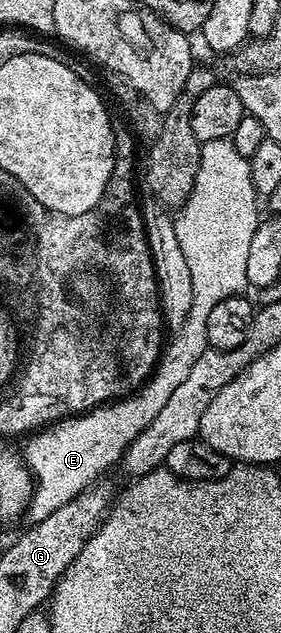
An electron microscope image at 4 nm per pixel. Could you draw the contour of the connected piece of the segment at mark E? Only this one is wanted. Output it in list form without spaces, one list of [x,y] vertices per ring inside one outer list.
[[[234,138],[202,144],[201,165],[197,169],[193,189],[174,216],[177,241],[181,241],[185,262],[189,264],[189,278],[193,280],[193,305],[189,309],[189,317],[185,325],[172,334],[175,336],[171,344],[162,348],[159,362],[154,364],[142,387],[83,414],[60,419],[35,431],[27,439],[27,448],[22,448],[21,454],[31,471],[31,478],[35,480],[35,491],[25,512],[28,524],[45,521],[45,517],[61,509],[61,505],[69,505],[73,497],[106,476],[103,474],[122,460],[128,445],[151,424],[157,413],[161,413],[177,385],[189,377],[197,357],[209,349],[206,322],[213,307],[219,301],[242,296],[248,290],[245,265],[253,233],[261,222],[259,203],[261,207],[261,199],[253,183],[250,158],[237,153]]]

